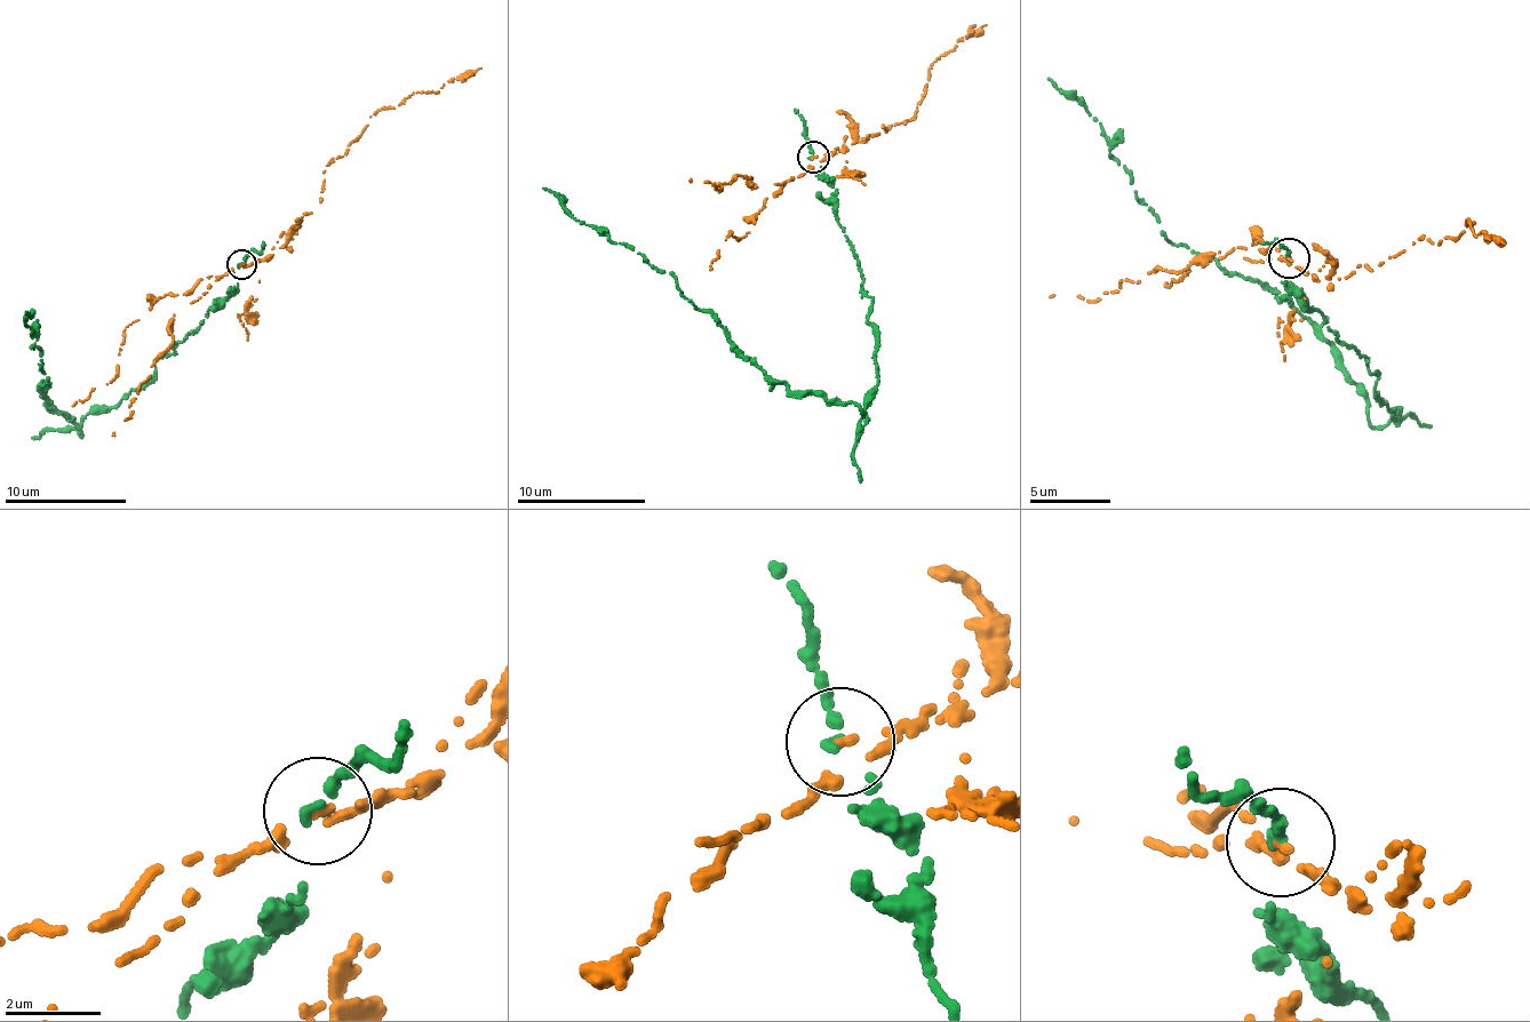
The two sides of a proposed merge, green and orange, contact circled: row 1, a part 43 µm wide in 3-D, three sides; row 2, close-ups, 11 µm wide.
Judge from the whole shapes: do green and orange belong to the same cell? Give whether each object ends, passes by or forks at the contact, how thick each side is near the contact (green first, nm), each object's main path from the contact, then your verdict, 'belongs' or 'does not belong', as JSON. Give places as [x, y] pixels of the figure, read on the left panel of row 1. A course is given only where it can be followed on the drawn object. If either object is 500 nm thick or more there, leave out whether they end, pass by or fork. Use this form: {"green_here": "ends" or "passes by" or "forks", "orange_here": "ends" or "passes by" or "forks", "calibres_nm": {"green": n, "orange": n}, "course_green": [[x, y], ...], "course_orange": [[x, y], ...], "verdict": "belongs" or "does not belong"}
{"green_here": "ends", "orange_here": "passes by", "calibres_nm": {"green": 240, "orange": 130}, "course_green": [[241, 262], [237, 288], [156, 360], [156, 378], [84, 416], [81, 432], [41, 390], [42, 352], [25, 310]], "course_orange": [[241, 264], [293, 239], [320, 201], [327, 166], [347, 153], [376, 112], [481, 69]], "verdict": "does not belong"}

